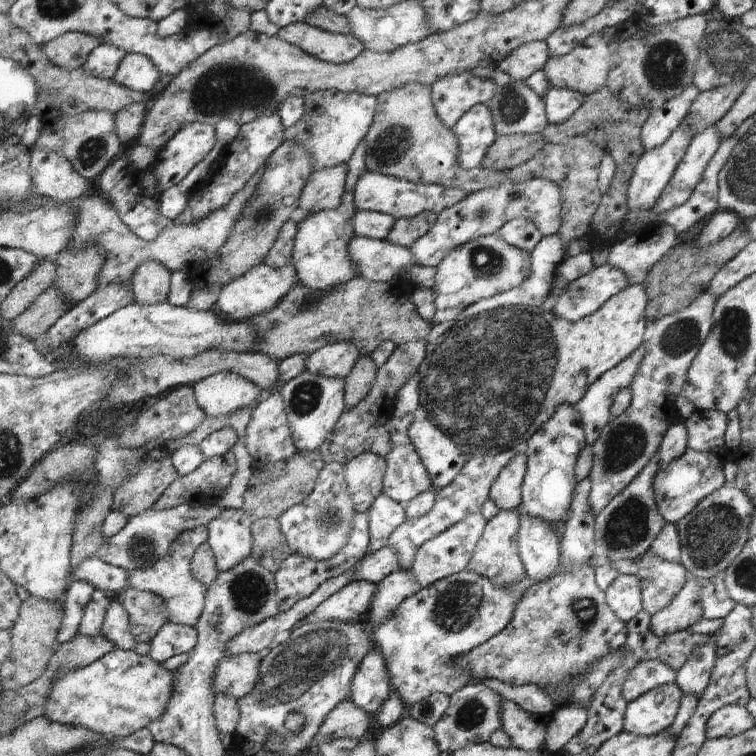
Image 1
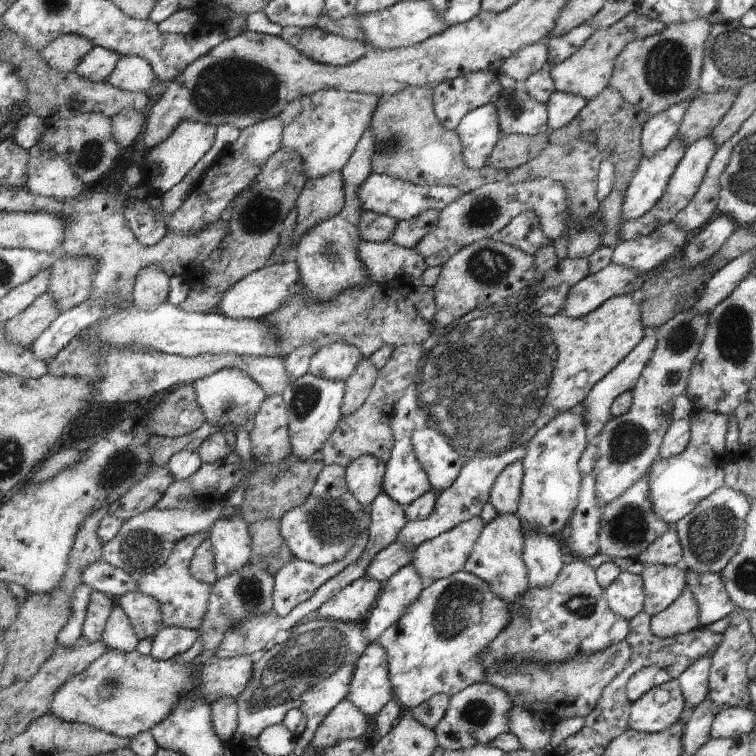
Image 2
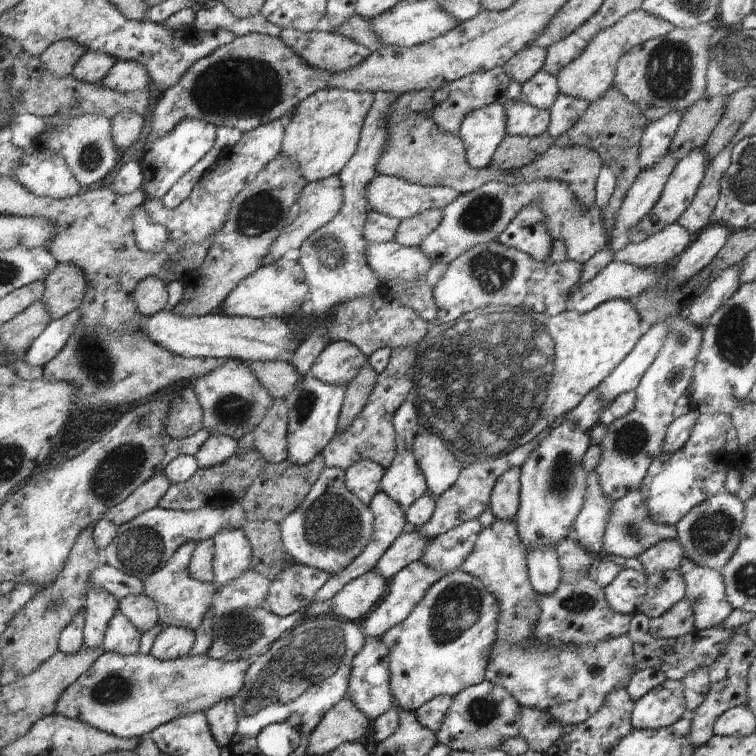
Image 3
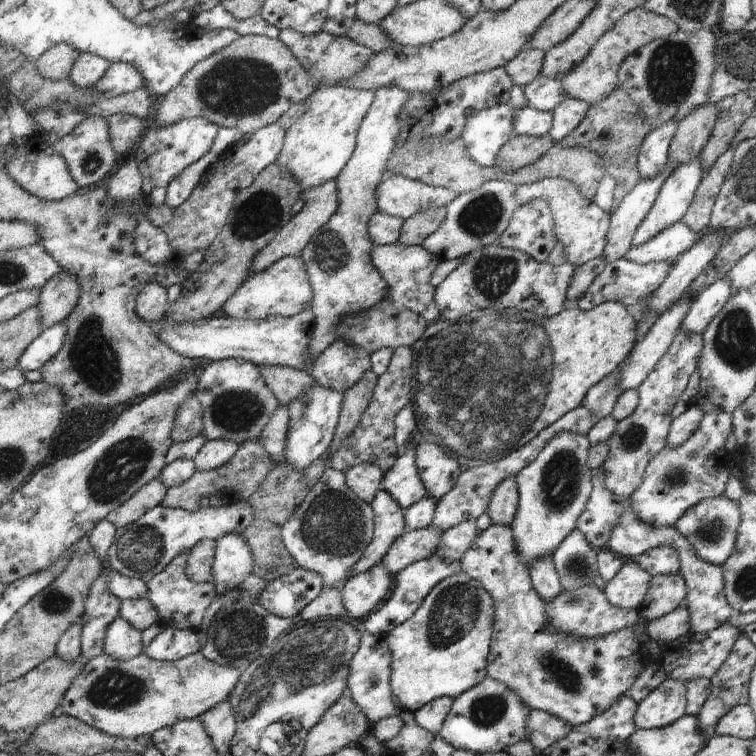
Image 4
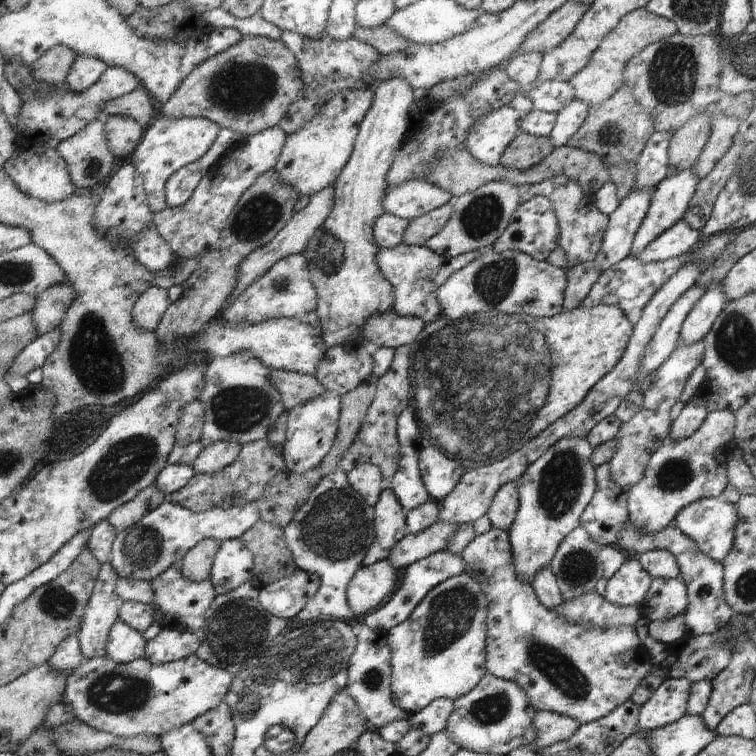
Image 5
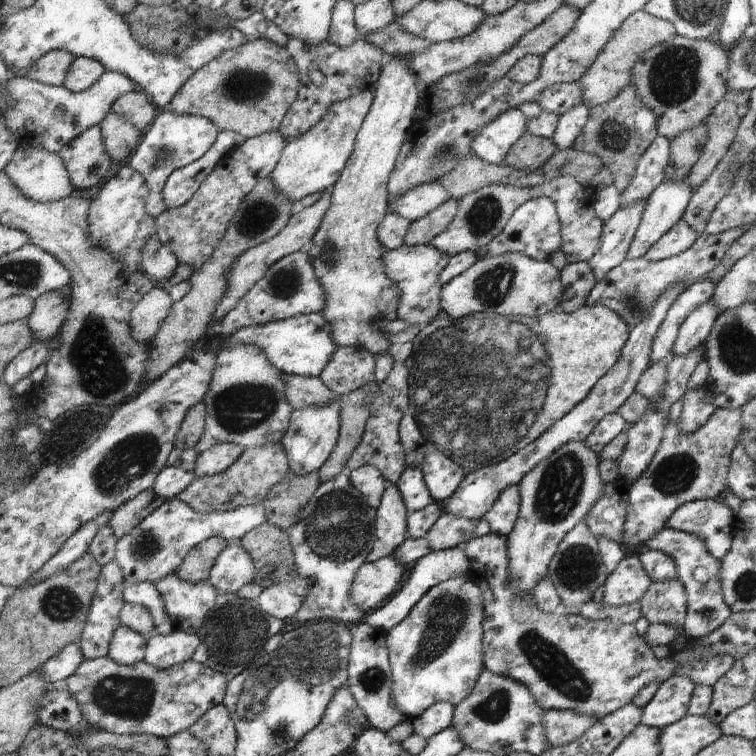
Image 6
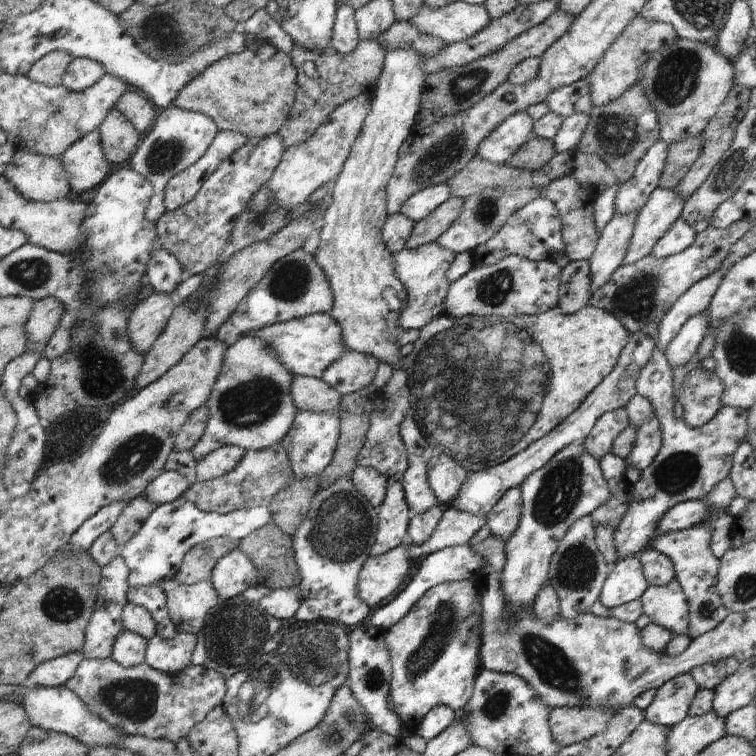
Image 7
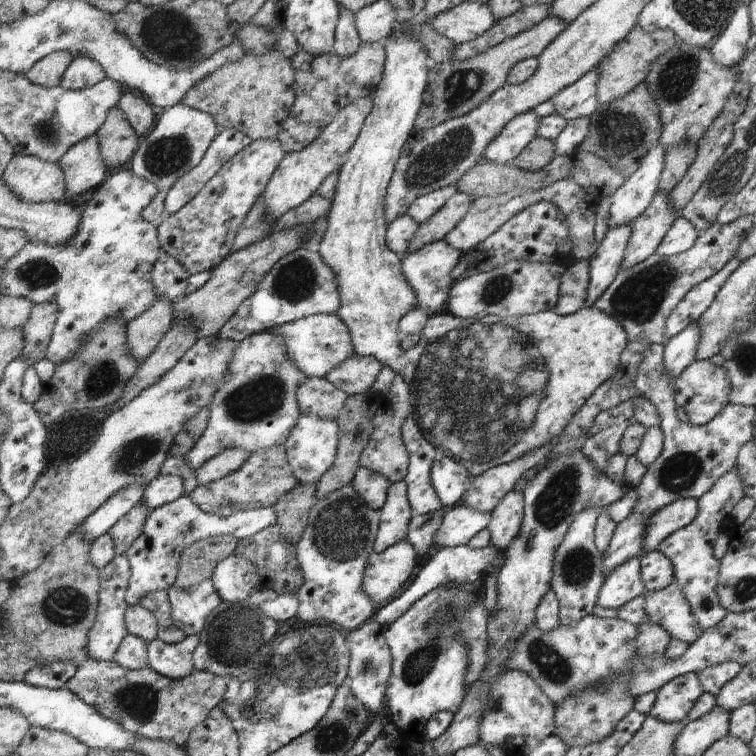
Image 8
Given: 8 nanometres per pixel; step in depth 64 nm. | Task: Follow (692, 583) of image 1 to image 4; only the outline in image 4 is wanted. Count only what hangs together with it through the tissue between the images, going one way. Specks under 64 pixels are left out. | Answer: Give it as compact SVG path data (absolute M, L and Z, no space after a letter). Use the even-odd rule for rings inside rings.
M685 604L669 612L667 616L650 620L644 631L655 642L673 642L689 631L689 613Z

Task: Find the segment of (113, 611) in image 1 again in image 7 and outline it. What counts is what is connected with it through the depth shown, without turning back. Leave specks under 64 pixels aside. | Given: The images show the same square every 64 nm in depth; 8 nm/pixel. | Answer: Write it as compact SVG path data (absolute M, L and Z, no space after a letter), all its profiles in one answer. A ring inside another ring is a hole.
M123 629L123 632L119 632L113 642L111 659L123 668L139 666L144 663L146 644L147 642L142 636Z

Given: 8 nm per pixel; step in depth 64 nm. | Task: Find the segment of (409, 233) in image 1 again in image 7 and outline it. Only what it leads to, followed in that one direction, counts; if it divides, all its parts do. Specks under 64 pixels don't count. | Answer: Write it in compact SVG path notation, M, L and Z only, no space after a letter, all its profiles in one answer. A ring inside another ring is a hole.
M450 196L423 220L413 223L411 234L405 240L405 248L413 250L424 244L433 243L457 220L463 210L463 199Z

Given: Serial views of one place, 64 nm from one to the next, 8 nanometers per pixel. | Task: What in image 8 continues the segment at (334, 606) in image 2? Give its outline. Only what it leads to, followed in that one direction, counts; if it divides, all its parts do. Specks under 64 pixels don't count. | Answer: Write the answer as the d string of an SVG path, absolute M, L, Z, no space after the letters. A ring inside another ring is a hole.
M406 539L379 554L372 552L361 578L361 590L365 596L377 607L390 600L400 586L409 580L415 568L415 556L416 552Z

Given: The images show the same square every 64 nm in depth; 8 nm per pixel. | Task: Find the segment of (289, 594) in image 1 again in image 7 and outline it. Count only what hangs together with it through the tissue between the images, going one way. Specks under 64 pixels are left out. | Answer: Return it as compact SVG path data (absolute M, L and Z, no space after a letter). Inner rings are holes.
M296 586L271 589L267 596L263 596L257 602L257 606L276 619L294 616L300 604L301 595Z

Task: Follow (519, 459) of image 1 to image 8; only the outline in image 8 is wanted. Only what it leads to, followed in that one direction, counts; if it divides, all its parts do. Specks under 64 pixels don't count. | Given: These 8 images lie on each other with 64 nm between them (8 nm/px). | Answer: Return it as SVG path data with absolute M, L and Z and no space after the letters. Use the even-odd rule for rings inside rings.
M513 489L501 498L490 512L486 526L490 544L504 551L517 536L522 517L522 492Z

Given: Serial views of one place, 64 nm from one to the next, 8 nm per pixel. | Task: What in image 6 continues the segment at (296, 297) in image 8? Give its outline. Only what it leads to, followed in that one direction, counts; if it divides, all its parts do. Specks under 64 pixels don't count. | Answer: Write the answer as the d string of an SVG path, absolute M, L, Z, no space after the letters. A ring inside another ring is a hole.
M300 251L292 252L274 262L263 275L241 296L233 310L229 310L217 324L216 335L225 340L231 332L247 326L259 326L263 322L287 320L309 313L320 313L325 306L325 294L313 274L309 258Z

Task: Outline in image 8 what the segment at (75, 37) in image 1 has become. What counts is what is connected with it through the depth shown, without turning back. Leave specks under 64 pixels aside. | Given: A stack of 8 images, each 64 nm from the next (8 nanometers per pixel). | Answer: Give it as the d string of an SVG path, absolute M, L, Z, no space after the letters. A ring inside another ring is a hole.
M53 51L35 62L23 74L29 82L37 86L56 87L71 59L68 51Z

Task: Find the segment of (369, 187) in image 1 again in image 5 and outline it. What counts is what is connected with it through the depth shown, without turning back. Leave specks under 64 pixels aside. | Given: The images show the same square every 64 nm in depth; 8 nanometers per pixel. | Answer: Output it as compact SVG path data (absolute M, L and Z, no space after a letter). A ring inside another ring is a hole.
M424 179L405 180L399 186L387 186L381 206L385 213L400 219L417 218L447 203L452 194Z

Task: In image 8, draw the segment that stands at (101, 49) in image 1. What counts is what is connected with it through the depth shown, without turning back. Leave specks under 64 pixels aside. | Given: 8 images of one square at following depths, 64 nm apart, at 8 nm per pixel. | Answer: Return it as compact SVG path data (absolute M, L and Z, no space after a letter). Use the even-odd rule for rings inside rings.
M72 57L63 71L60 87L63 90L78 91L89 88L105 78L101 65L89 57Z

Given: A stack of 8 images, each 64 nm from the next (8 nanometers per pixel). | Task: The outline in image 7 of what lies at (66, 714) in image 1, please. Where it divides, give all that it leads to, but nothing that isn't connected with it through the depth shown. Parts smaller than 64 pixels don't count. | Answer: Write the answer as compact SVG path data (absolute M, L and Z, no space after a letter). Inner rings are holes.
M81 659L73 676L64 684L84 704L85 708L103 720L107 726L117 730L121 735L141 735L150 739L165 739L175 744L177 740L186 738L195 724L201 722L209 710L221 705L225 694L225 681L218 672L189 665L181 674L173 676L163 674L147 664L139 664L123 668L113 659Z

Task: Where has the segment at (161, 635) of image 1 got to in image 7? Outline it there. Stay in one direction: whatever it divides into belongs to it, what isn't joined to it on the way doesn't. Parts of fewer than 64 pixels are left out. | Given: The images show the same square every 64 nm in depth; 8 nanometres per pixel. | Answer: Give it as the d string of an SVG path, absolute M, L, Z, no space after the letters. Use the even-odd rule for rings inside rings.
M177 633L177 636L173 636L171 640L163 640L157 635L153 635L153 638L146 640L147 644L144 652L144 663L163 674L173 676L175 672L183 672L187 666L190 665L190 656L195 648L196 635L193 633Z

